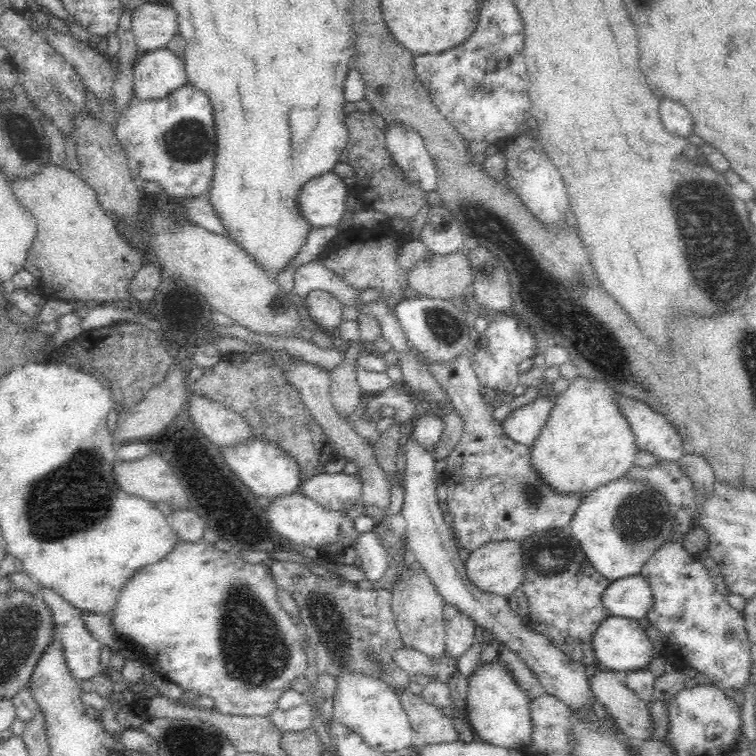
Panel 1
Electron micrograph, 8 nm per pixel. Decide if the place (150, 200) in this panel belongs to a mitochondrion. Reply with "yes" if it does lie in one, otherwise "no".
no

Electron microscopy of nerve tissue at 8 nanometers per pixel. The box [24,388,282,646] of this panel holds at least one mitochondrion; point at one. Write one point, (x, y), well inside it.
(69, 500)

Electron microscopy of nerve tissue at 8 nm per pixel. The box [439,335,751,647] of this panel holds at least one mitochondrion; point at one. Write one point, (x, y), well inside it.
(635, 521)

